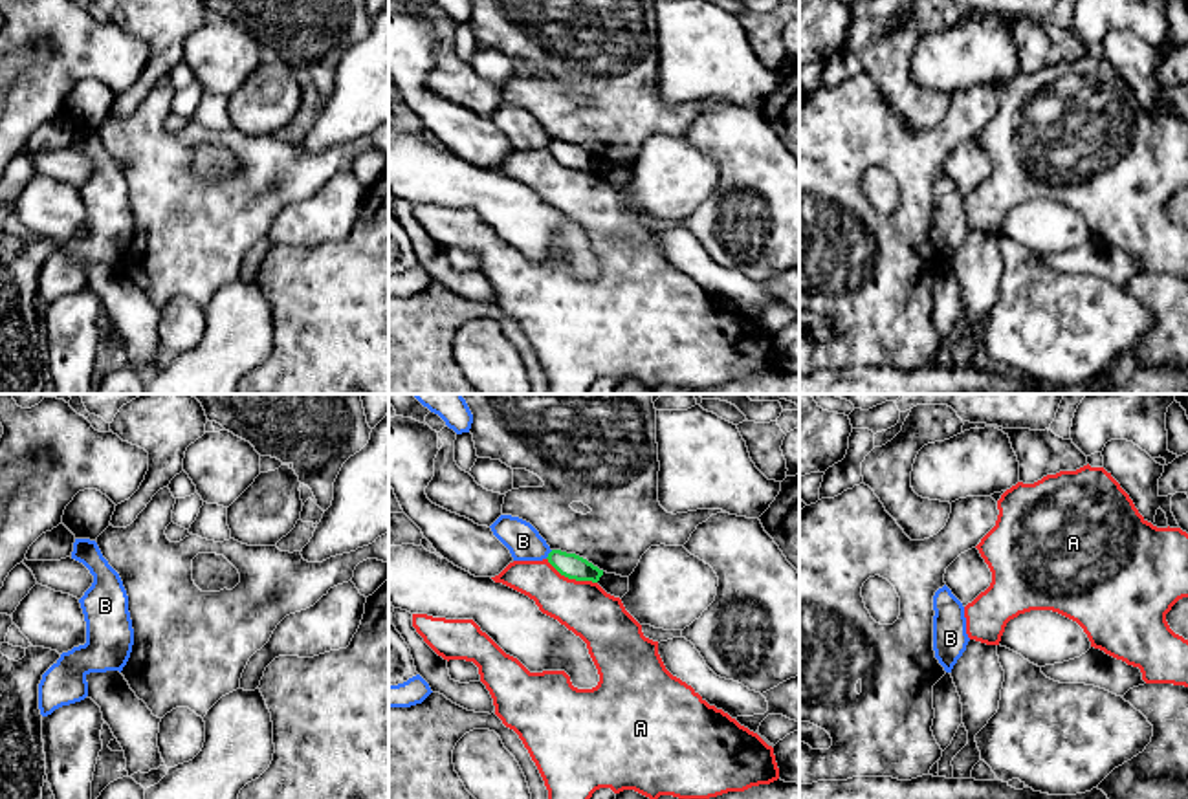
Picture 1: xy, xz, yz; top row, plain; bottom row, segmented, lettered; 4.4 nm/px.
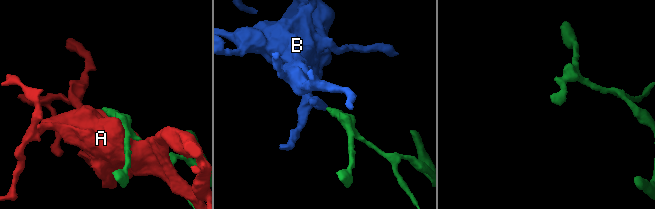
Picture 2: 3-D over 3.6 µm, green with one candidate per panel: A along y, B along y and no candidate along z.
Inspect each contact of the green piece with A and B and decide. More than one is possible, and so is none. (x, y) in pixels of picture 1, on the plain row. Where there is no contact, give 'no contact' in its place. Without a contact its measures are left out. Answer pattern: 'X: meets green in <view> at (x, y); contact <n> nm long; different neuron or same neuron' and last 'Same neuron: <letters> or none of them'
A: meets green in xz at (571, 167); contact 260 nm long; different neuron
B: meets green in xz at (549, 143); contact 50 nm long; different neuron
Same neuron: none of them

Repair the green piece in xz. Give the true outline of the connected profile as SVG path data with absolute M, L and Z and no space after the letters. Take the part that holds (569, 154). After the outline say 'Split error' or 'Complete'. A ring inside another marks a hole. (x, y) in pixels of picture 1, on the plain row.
M552 139L546 148L561 165L568 169L598 172L603 165L603 159L576 143Z. Complete

